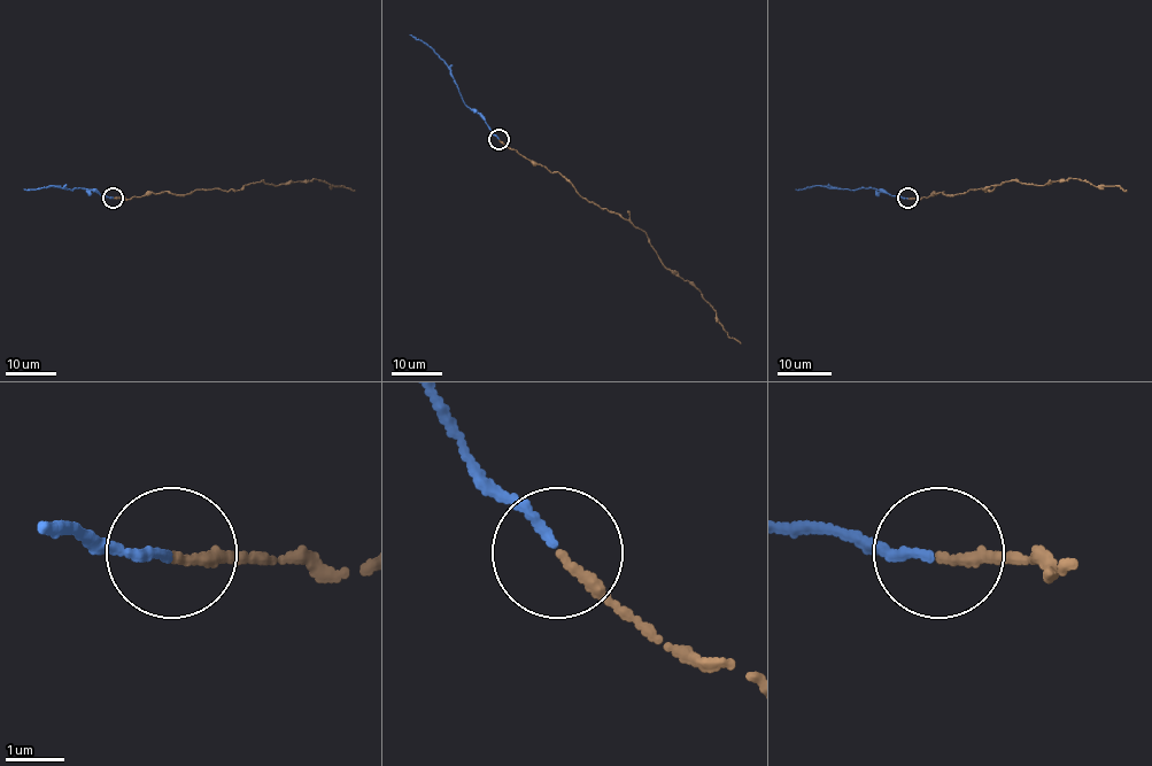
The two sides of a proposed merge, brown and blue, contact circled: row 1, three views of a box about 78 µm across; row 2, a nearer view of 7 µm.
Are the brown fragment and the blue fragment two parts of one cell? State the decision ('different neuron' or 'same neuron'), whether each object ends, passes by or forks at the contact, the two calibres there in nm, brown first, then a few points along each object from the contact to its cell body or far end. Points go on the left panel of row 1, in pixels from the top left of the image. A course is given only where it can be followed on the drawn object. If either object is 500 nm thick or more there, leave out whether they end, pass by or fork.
same neuron; brown ends; blue ends; calibres 150 and 150 nm; course brown (113, 196), (238, 191), (261, 180), (280, 185), (315, 179), (354, 190); course blue (113, 196), (78, 188), (23, 190)

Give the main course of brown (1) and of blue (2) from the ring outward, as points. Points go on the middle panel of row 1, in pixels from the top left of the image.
1: (499, 139), (559, 172), (581, 196), (619, 213), (642, 231), (659, 261), (701, 293), (723, 329), (740, 343)
2: (499, 139), (464, 102), (451, 69), (427, 45), (409, 35)

